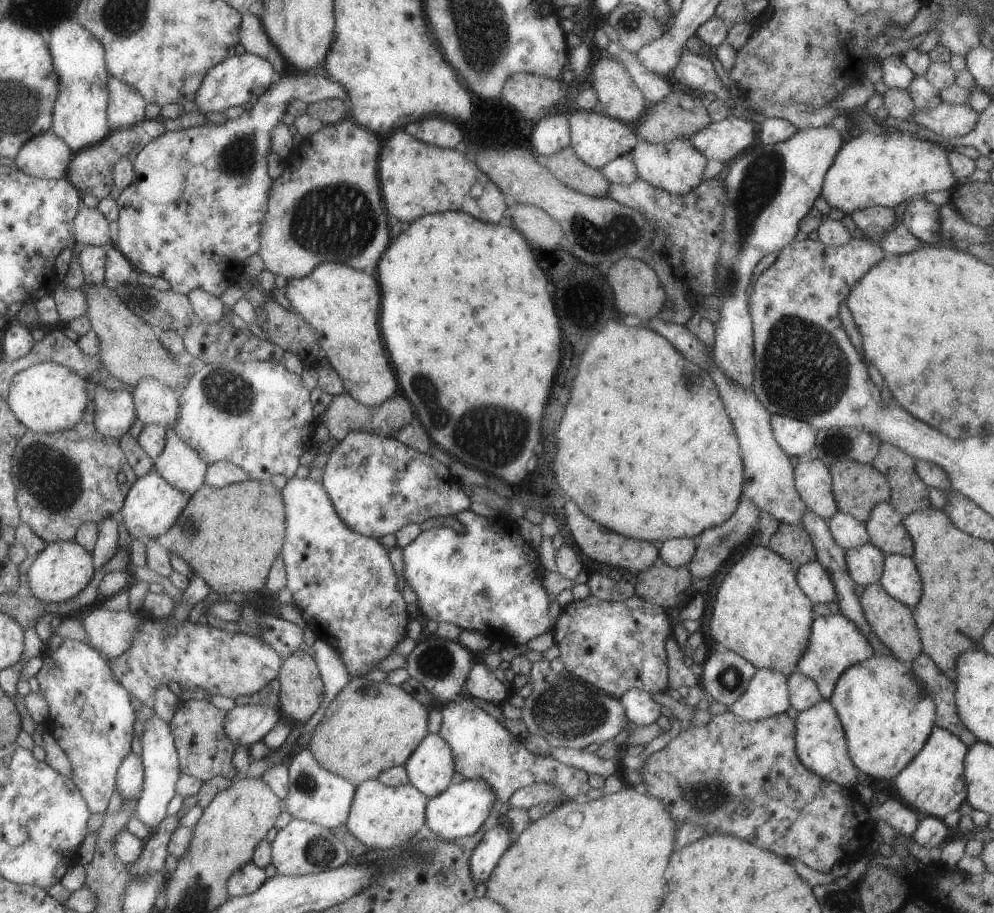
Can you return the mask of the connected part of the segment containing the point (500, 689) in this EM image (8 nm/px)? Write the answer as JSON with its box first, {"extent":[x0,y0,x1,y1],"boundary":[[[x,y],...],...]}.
{"extent":[465,663,513,706],"boundary":[[[474,663],[469,672],[465,694],[473,698],[483,698],[500,706],[508,700],[513,693],[512,687],[507,687],[502,683],[494,673],[484,663]]]}

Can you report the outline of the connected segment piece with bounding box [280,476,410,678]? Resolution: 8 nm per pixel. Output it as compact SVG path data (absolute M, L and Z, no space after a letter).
M294 476L288 479L287 483L281 488L281 495L283 496L286 511L286 534L280 556L287 570L287 588L289 588L290 592L293 594L293 600L297 605L296 608L302 613L304 620L309 624L309 627L315 631L318 638L326 640L329 645L332 645L339 652L348 672L351 674L351 678L365 674L370 669L373 669L379 660L390 656L394 646L407 634L406 625L410 620L406 615L406 608L408 608L408 606L402 597L402 592L399 592L398 588L396 588L398 577L388 557L388 548L384 545L382 546L378 539L365 537L364 535L350 530L336 512L324 485L320 481Z

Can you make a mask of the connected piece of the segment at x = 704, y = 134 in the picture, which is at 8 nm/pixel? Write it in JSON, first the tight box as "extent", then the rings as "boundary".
{"extent":[690,114,754,164],"boundary":[[[730,114],[723,121],[705,126],[690,138],[692,144],[707,159],[720,160],[729,164],[754,144],[753,120],[737,118]]]}

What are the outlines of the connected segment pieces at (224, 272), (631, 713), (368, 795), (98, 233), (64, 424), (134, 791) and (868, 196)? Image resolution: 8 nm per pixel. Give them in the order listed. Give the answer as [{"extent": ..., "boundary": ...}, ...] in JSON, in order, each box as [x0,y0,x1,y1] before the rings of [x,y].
[{"extent":[114,68,350,297],"boundary":[[[322,68],[302,76],[281,75],[258,97],[256,104],[238,118],[228,119],[223,124],[208,122],[199,127],[166,131],[157,139],[152,139],[133,161],[136,176],[132,184],[116,198],[119,231],[114,247],[133,264],[138,273],[162,277],[170,283],[174,292],[183,295],[194,289],[202,289],[220,297],[226,288],[237,284],[244,273],[246,258],[259,254],[261,230],[273,183],[267,163],[272,144],[271,132],[281,122],[289,102],[296,99],[310,104],[340,99],[350,111],[346,89],[328,75]]]},{"extent":[620,689,660,725],"boundary":[[[630,689],[625,692],[620,699],[625,713],[632,724],[636,725],[653,725],[658,720],[660,714],[660,703],[655,702],[652,694],[640,689]]]},{"extent":[345,779,429,850],"boundary":[[[378,779],[365,780],[356,787],[349,817],[345,825],[360,842],[363,842],[370,849],[390,850],[390,848],[396,848],[396,846],[406,846],[407,842],[425,823],[425,810],[428,801],[429,798],[412,783],[391,787],[383,785]]]},{"extent":[74,205,111,247],"boundary":[[[83,205],[74,219],[75,240],[85,246],[105,247],[111,243],[109,220],[97,208]]]},{"extent":[6,361,91,434],"boundary":[[[50,361],[41,362],[13,376],[6,400],[16,418],[28,430],[48,434],[67,431],[82,420],[91,401],[86,393],[88,382],[88,379],[82,378],[67,366]]]},{"extent":[116,752,144,802],"boundary":[[[131,752],[117,770],[116,788],[124,801],[137,802],[143,791],[144,779],[143,758]]]},{"extent":[822,131,958,215],"boundary":[[[863,131],[860,136],[845,142],[836,153],[832,166],[826,172],[822,198],[831,208],[838,208],[848,215],[876,205],[894,208],[918,194],[950,191],[958,180],[948,163],[949,152],[940,144],[919,140],[907,132],[876,134]]]}]

